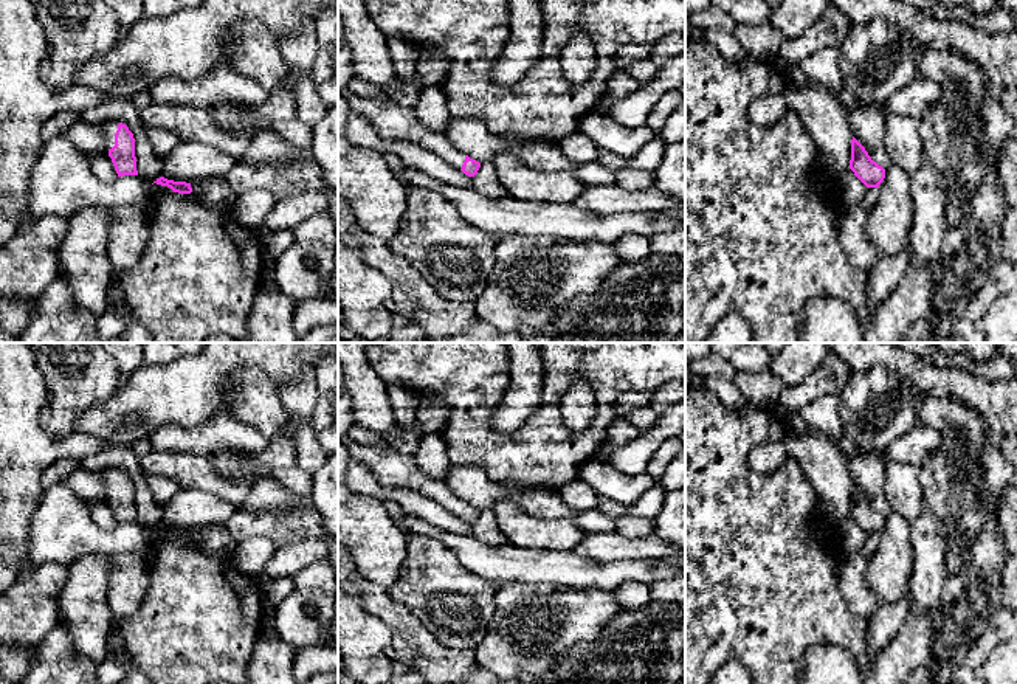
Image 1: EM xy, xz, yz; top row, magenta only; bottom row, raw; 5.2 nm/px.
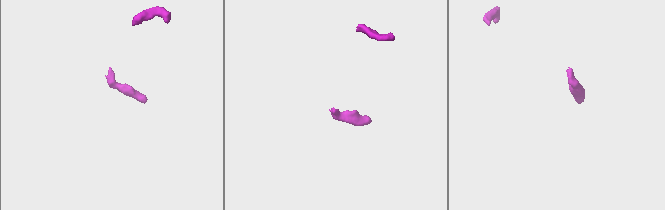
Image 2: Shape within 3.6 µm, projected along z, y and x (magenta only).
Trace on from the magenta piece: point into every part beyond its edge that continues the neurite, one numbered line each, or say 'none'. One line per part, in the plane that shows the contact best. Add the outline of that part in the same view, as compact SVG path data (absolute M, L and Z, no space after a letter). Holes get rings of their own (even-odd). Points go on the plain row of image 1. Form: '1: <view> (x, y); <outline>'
1: xy (109, 476); M107 468L104 472L99 472L109 496L115 493L115 481L118 478L118 472L119 472L118 468Z

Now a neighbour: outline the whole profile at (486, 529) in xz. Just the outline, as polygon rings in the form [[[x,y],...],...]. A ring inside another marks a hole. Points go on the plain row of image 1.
[[[493,509],[481,510],[477,521],[471,524],[470,534],[485,544],[502,546],[510,543],[507,534],[501,530]]]

